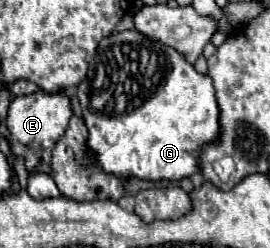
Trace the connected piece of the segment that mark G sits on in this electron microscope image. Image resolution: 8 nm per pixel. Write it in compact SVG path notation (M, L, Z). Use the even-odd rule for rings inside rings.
M126 30L126 32L114 32L110 34L108 38L104 38L100 44L98 44L98 50L88 66L88 74L86 78L80 82L78 90L76 90L76 96L80 100L80 106L82 106L82 118L86 122L86 128L88 128L88 138L86 138L86 148L88 152L94 156L94 162L90 162L88 166L96 166L100 168L102 172L106 174L114 174L118 178L140 178L140 180L150 180L150 182L162 182L162 180L182 180L182 178L188 178L192 174L198 172L198 152L200 152L200 146L206 144L206 142L212 142L218 138L218 104L216 104L216 94L214 94L214 86L210 82L210 76L208 74L198 74L194 70L192 64L188 64L174 48L170 46L162 46L160 42L152 42L148 40L146 36L142 36L140 32L136 30ZM96 78L102 78L102 86L94 86L94 80Z

